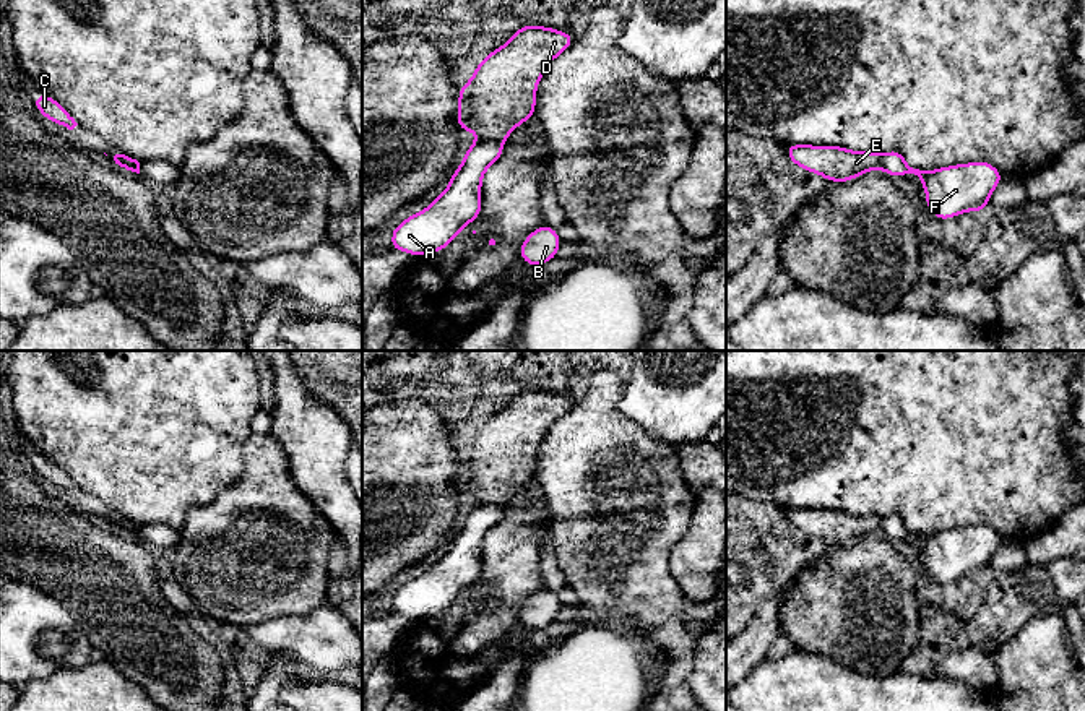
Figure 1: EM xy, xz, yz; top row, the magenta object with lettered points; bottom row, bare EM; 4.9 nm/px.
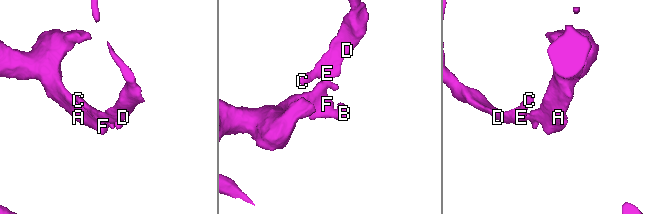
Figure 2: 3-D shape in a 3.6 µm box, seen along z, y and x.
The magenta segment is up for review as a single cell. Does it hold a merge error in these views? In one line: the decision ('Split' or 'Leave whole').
Split

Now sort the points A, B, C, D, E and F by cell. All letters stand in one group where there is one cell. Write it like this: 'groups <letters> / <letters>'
groups A B F / C D E

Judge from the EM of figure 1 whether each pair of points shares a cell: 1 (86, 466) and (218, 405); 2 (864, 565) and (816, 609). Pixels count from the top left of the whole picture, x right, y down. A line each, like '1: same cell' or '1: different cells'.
1: same cell
2: same cell

